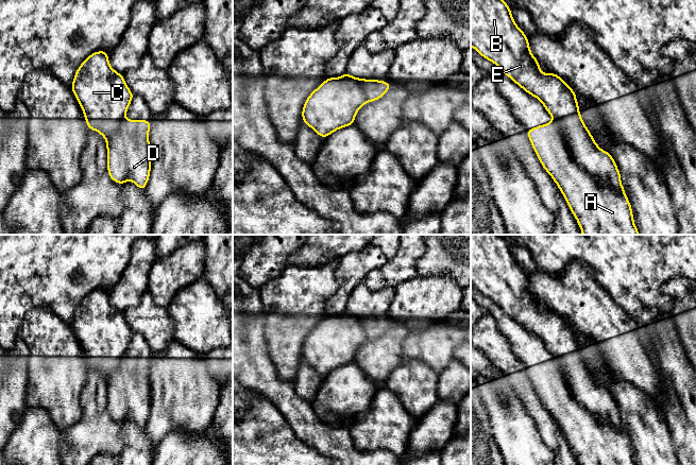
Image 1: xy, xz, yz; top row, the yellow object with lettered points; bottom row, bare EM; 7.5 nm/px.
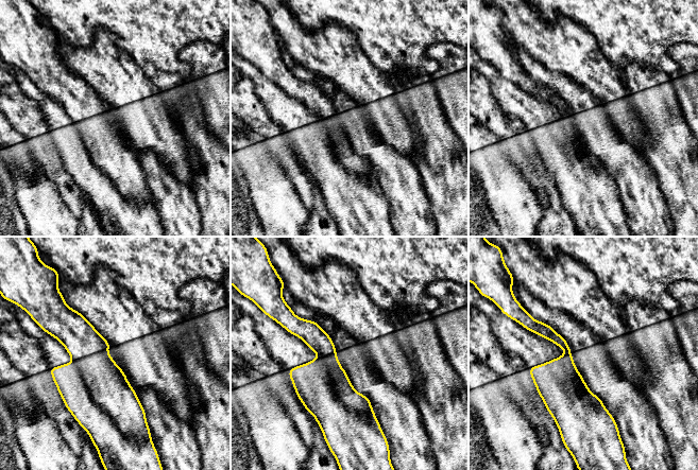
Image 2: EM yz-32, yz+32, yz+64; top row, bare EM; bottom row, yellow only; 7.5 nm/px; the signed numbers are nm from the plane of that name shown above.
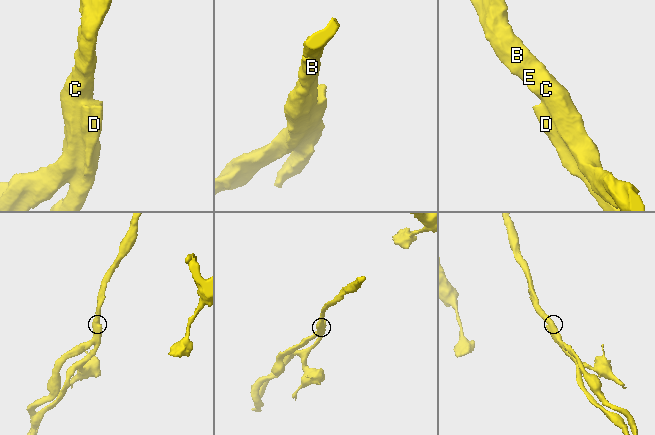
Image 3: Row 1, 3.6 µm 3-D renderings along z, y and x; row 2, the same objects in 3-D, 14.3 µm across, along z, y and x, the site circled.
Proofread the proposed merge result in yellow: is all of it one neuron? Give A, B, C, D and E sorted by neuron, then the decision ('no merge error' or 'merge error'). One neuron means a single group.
A D / B C E | merge error

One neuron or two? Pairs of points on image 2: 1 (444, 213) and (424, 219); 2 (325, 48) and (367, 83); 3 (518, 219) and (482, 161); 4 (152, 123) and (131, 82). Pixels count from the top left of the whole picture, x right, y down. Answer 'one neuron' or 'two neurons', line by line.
1: two neurons
2: one neuron
3: one neuron
4: one neuron

